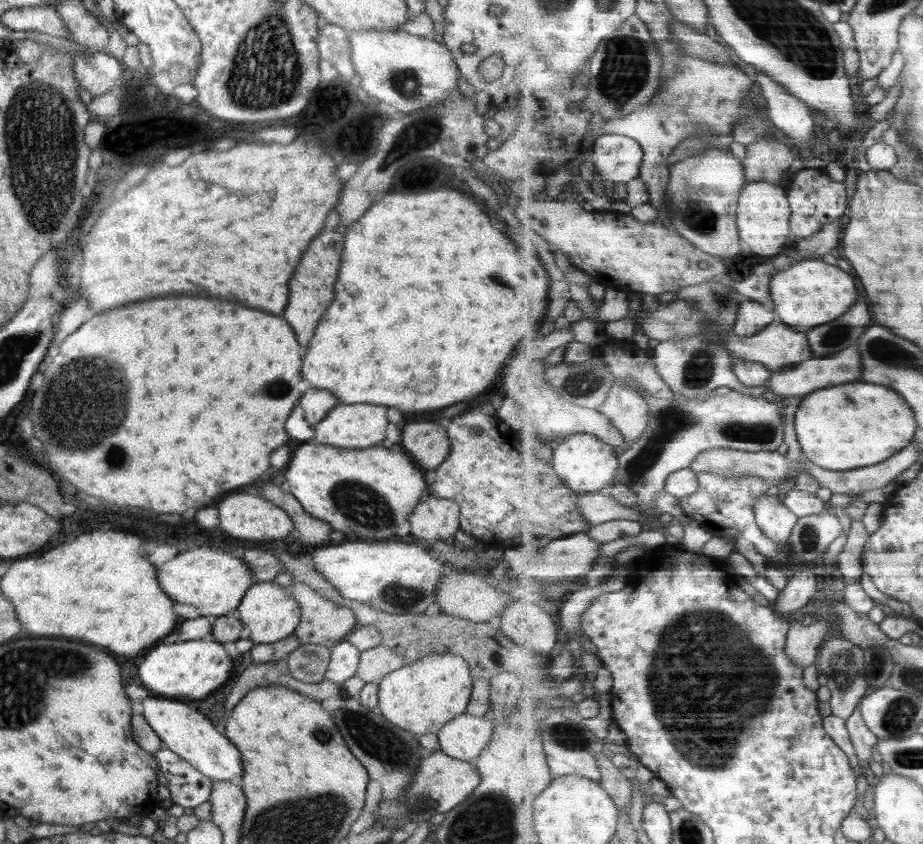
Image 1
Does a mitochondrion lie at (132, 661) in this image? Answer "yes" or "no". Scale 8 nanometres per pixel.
no

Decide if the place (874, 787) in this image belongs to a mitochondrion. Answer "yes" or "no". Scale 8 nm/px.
no

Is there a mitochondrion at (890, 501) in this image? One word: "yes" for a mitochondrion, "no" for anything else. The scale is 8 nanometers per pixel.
no

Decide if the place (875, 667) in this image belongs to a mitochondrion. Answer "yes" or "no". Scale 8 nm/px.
yes

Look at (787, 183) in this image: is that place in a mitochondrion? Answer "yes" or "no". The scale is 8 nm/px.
no

